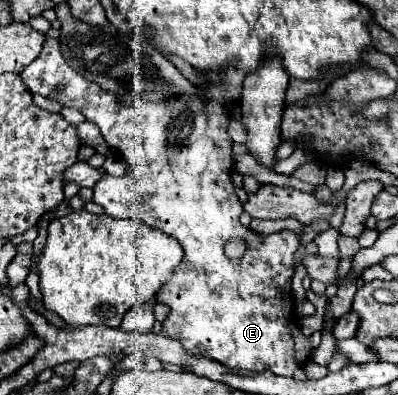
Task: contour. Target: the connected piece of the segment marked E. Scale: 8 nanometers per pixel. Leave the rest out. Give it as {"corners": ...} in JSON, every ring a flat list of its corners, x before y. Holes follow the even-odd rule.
{"corners":[[45,39,39,57,31,65,27,65,27,69,21,73,21,79,29,91,39,93,43,97,53,97,63,107,73,107,81,111,87,117,87,121,93,121,101,129,107,145,125,157,127,173,123,177,103,173,103,177,93,187,93,201,113,217,143,221,145,225,161,229,163,233,175,237,181,243,185,257,177,267,177,273,173,273,173,277,169,279,169,283,165,283,165,289,161,289,159,295,159,301,171,307,171,313,163,323,163,333,179,337,181,345,189,353,205,355,227,367,247,371,269,369,273,373,289,373,283,377,293,377,295,369,303,367,303,363,315,351,311,339,305,337,297,327,295,305,291,297,293,253,299,247,299,237,293,231,259,235,243,227,239,223,243,207,239,205,239,199,231,185,233,141,227,135,227,125,231,121,229,105,241,99,245,71,225,71,221,73,221,77,213,81,207,95,211,101,211,109,215,111,209,113,203,113,203,105,201,101,197,101,197,97,189,99,189,107,185,107,183,111,143,111,137,107,123,107,115,101,113,95,101,91,99,85,85,81,79,73,73,73,73,69,69,69,67,61,61,55,57,39],[231,237,245,237,247,251,239,259,229,259,225,255,225,243]]}

